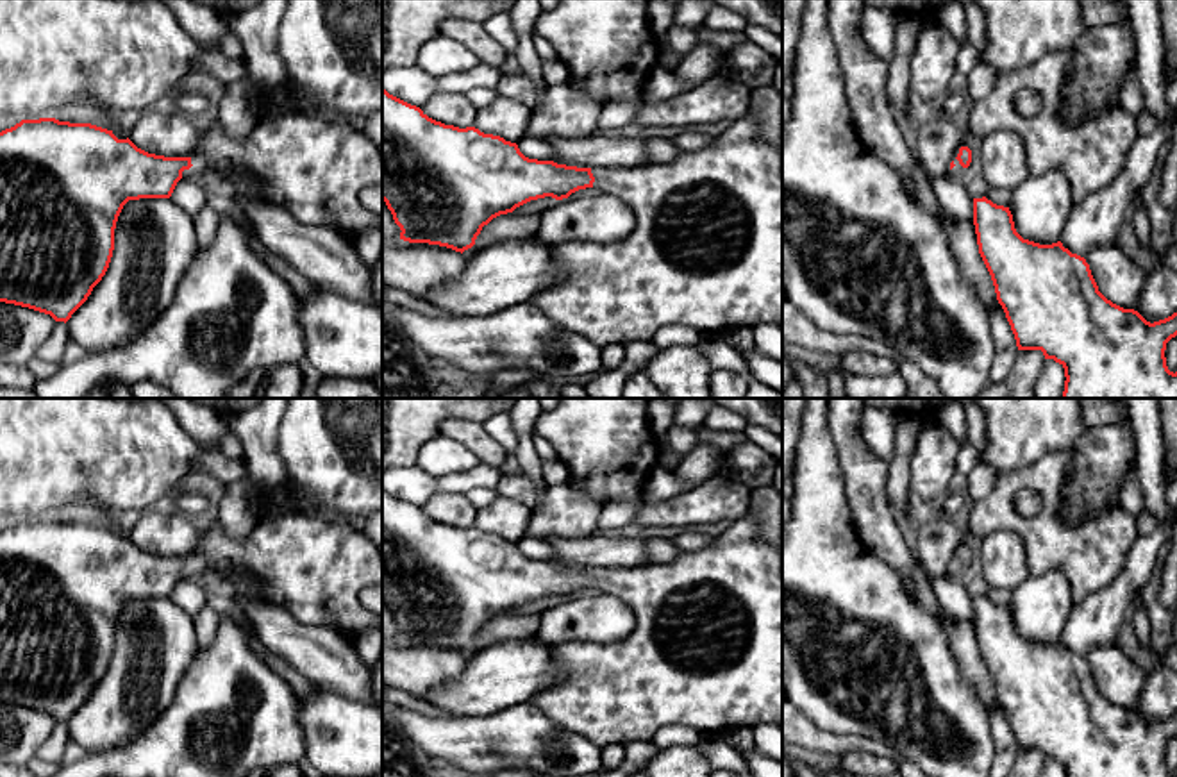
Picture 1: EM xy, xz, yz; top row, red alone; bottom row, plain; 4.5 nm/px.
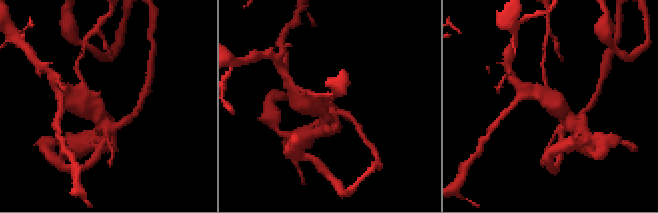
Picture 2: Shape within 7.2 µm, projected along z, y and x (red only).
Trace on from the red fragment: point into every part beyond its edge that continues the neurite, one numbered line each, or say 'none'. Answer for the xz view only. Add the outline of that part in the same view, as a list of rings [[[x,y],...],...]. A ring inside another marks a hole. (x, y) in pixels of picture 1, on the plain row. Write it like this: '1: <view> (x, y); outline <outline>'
1: xz (706, 652); outline [[[748,511],[711,547],[680,550],[668,563],[636,568],[591,568],[593,588],[623,600],[636,616],[629,638],[620,643],[559,643],[552,656],[561,666],[559,681],[536,693],[529,704],[545,713],[557,727],[586,736],[600,748],[609,743],[650,741],[666,727],[691,727],[705,738],[730,731],[782,723],[782,556],[764,541],[757,520]]]

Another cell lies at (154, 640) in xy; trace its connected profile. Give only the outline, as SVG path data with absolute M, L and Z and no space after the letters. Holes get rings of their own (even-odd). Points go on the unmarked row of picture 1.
M170 598L129 600L102 681L66 722L88 754L130 741L171 704L198 650L193 618Z

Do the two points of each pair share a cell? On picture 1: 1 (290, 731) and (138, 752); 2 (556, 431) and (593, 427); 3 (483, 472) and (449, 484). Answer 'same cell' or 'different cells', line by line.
1: same cell
2: same cell
3: same cell

